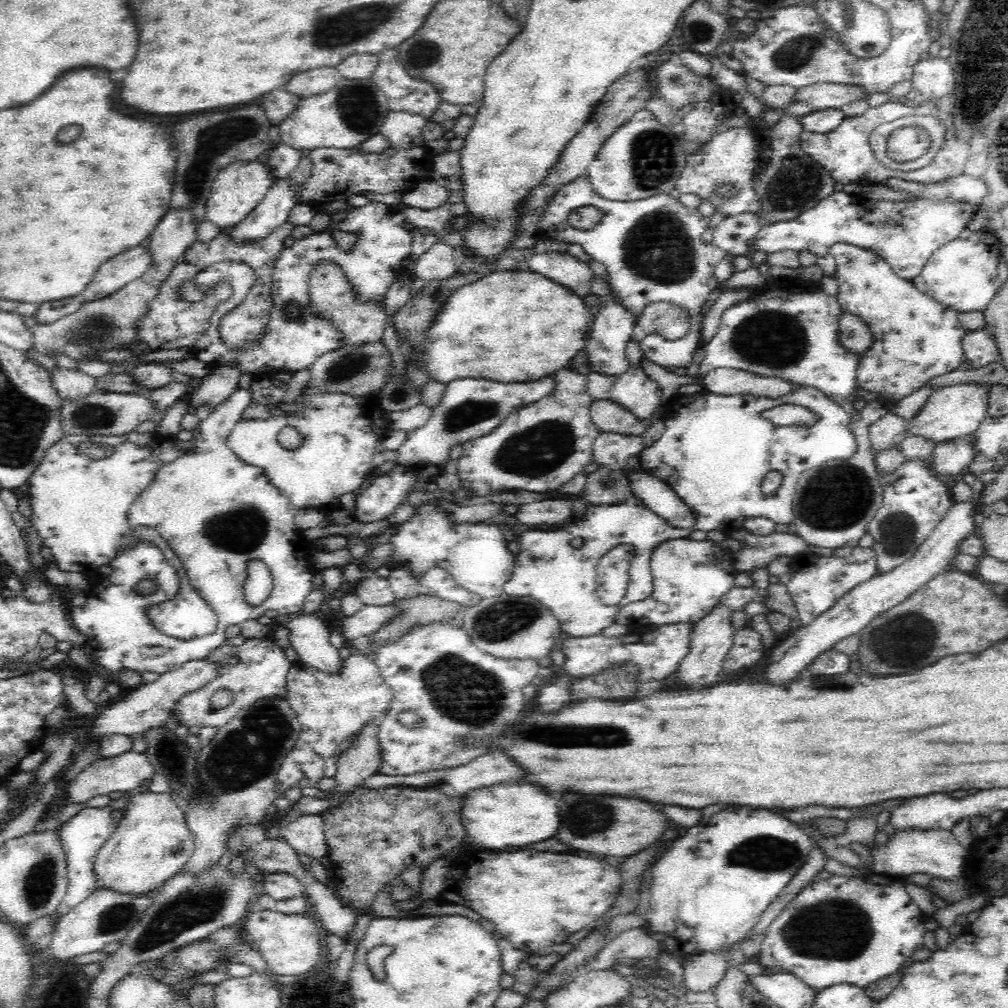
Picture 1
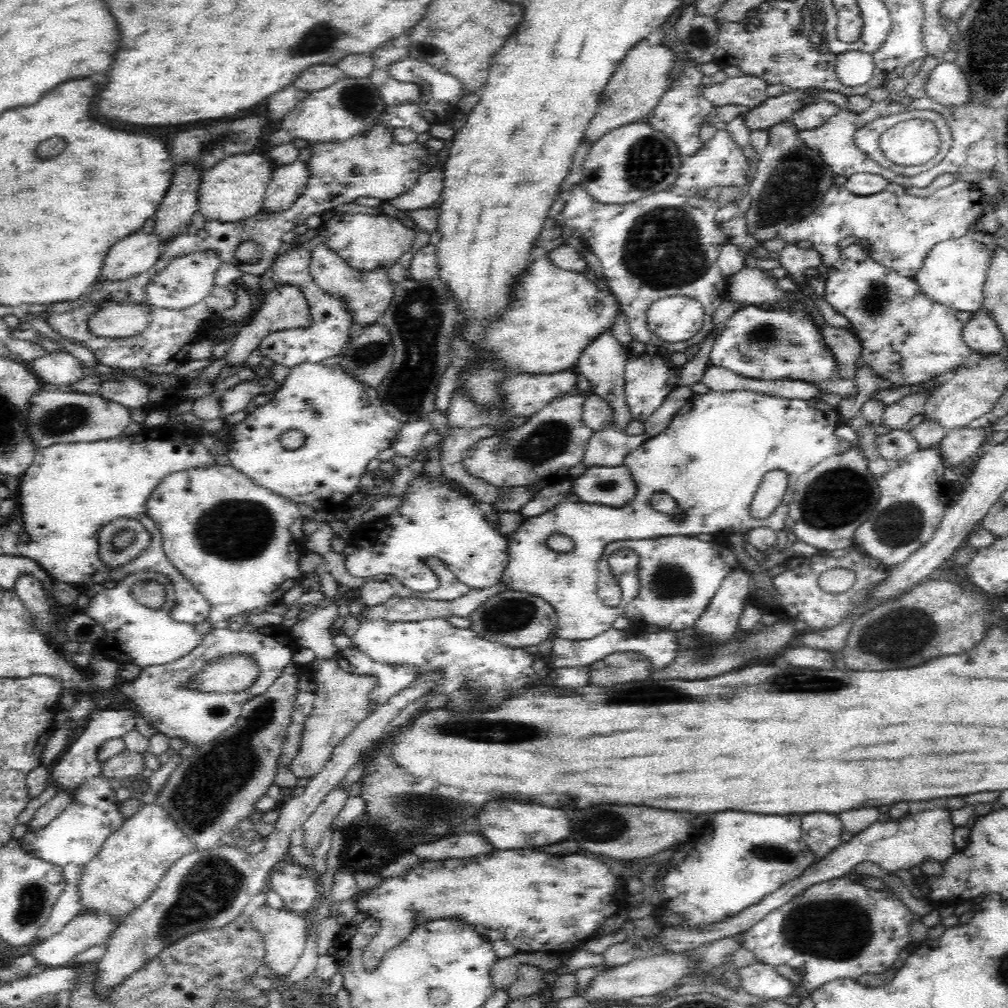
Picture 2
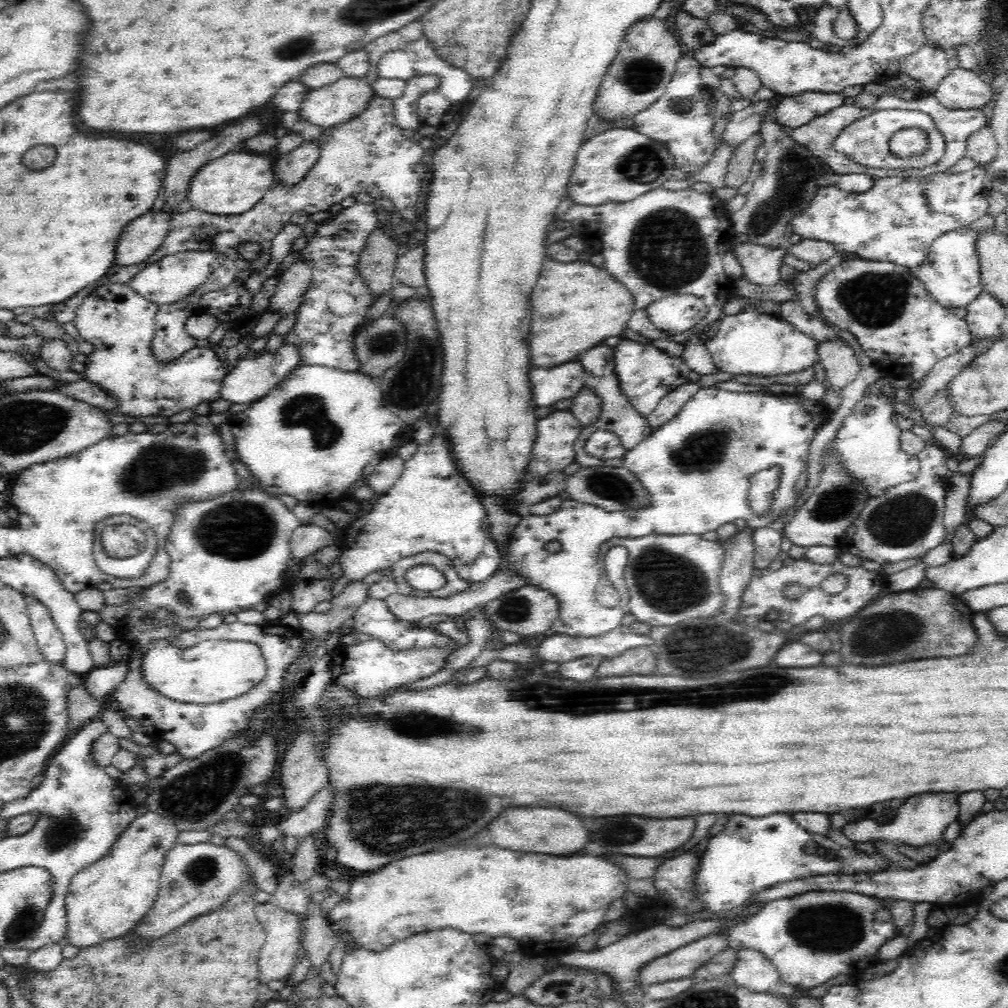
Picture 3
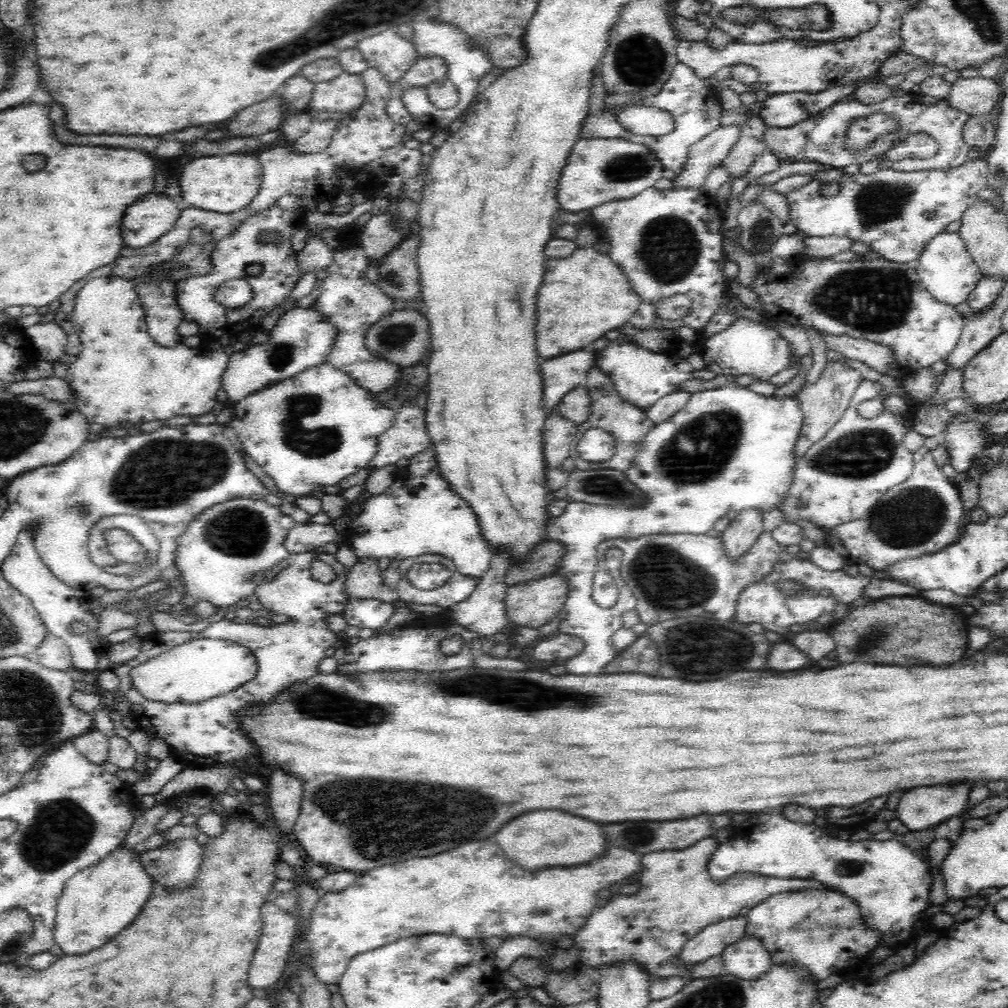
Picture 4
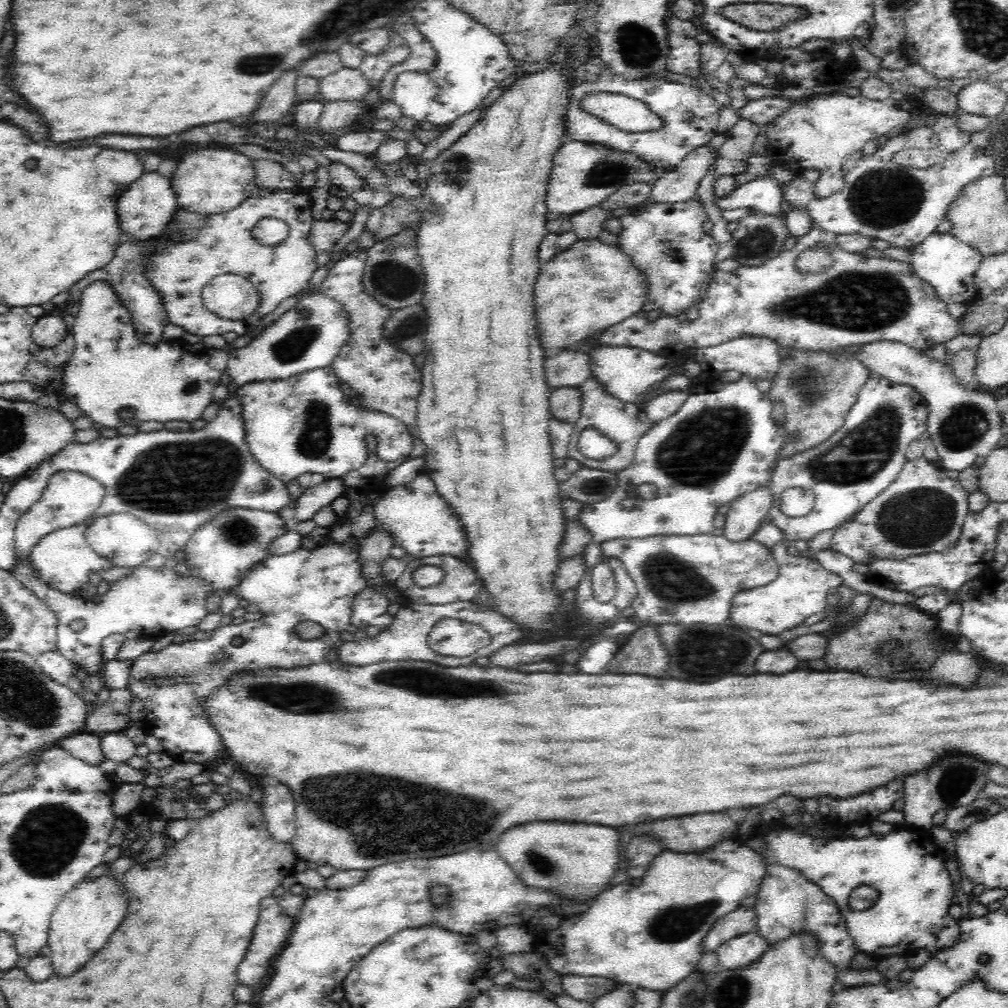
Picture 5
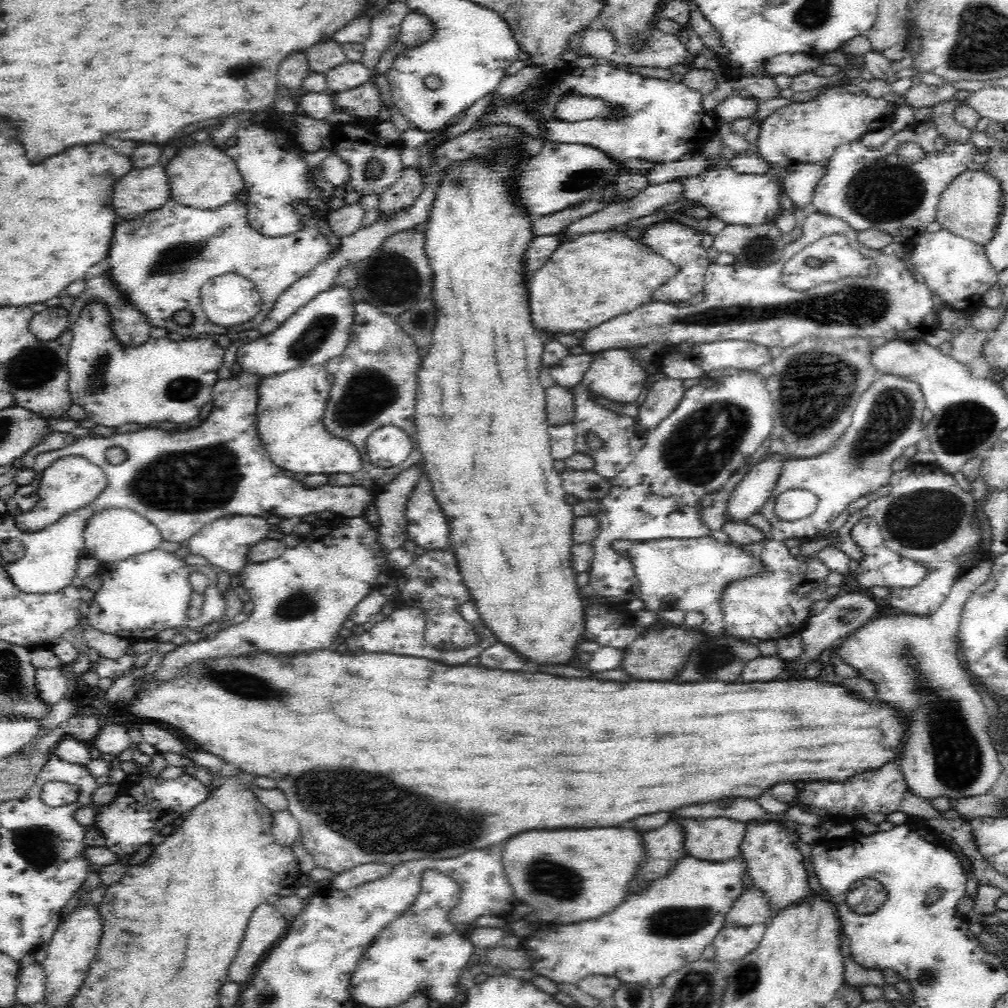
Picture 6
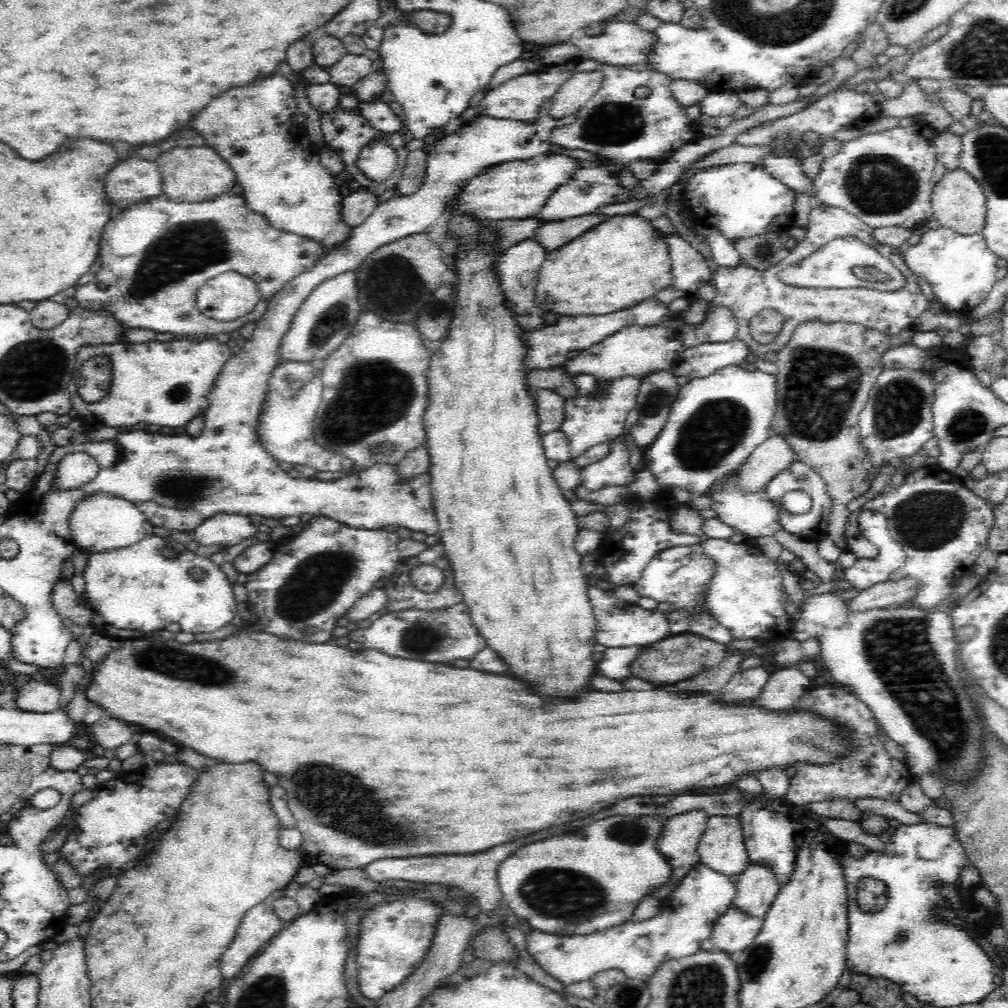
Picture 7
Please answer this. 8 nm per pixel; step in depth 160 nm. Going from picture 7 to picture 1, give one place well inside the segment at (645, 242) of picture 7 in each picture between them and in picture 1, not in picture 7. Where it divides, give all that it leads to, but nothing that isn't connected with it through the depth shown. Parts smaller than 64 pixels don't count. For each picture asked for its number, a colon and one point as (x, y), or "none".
1: (512, 326)
2: (559, 312)
3: (579, 305)
4: (582, 296)
5: (587, 287)
6: (599, 275)

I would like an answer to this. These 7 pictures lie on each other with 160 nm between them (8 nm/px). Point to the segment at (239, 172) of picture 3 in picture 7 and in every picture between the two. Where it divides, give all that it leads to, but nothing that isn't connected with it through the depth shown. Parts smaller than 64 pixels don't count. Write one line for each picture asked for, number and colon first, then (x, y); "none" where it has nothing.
4: (225, 184)
5: (207, 181)
6: (200, 176)
7: (189, 174)

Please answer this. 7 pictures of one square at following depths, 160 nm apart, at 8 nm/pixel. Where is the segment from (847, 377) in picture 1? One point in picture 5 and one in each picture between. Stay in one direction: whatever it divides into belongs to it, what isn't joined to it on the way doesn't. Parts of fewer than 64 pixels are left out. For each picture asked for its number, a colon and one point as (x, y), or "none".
2: (758, 343)
3: (758, 344)
4: (747, 347)
5: (757, 357)

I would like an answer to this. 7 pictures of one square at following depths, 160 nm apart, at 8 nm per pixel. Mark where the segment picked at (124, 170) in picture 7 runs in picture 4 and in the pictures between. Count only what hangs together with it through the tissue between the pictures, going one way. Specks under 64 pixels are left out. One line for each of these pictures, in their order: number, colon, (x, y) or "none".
4: (148, 218)
5: (145, 207)
6: (142, 189)

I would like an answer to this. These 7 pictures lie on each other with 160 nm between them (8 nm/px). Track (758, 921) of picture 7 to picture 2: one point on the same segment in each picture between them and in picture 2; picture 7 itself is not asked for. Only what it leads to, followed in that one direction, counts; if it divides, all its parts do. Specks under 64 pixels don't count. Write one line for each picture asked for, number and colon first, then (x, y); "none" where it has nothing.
2: (760, 979)
3: (752, 969)
4: (747, 958)
5: (740, 951)
6: (731, 943)

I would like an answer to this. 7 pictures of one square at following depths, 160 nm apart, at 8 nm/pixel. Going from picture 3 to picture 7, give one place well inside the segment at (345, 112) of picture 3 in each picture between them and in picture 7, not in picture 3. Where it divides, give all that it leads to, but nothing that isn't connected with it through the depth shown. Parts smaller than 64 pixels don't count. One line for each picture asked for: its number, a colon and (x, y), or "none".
4: (345, 93)
5: (347, 83)
6: (347, 75)
7: (349, 70)

